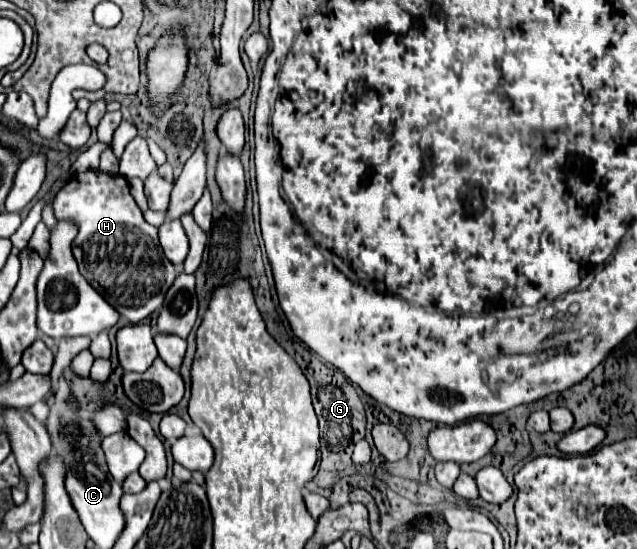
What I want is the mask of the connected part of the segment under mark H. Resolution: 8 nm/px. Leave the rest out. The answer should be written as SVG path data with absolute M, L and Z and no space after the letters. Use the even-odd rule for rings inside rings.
M103 171L75 173L57 193L53 209L57 219L73 219L79 223L79 233L73 241L79 271L121 317L129 323L139 323L161 309L165 293L179 273L159 245L157 227L143 219L125 177ZM129 267L135 267L135 271L161 267L161 277L127 277Z

